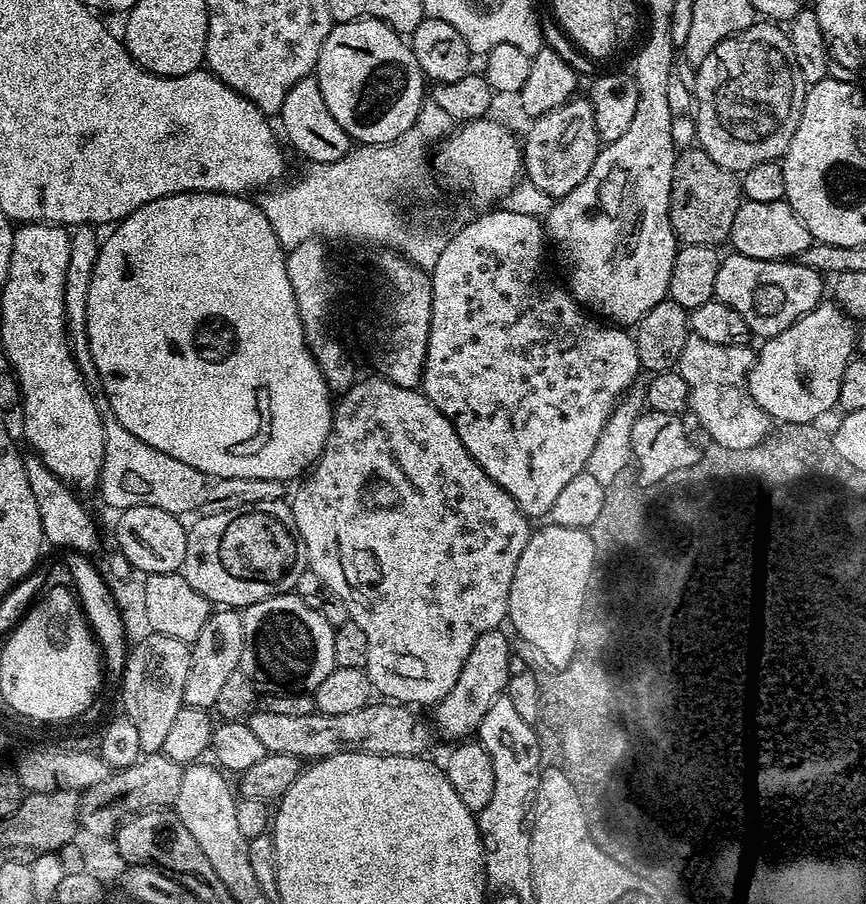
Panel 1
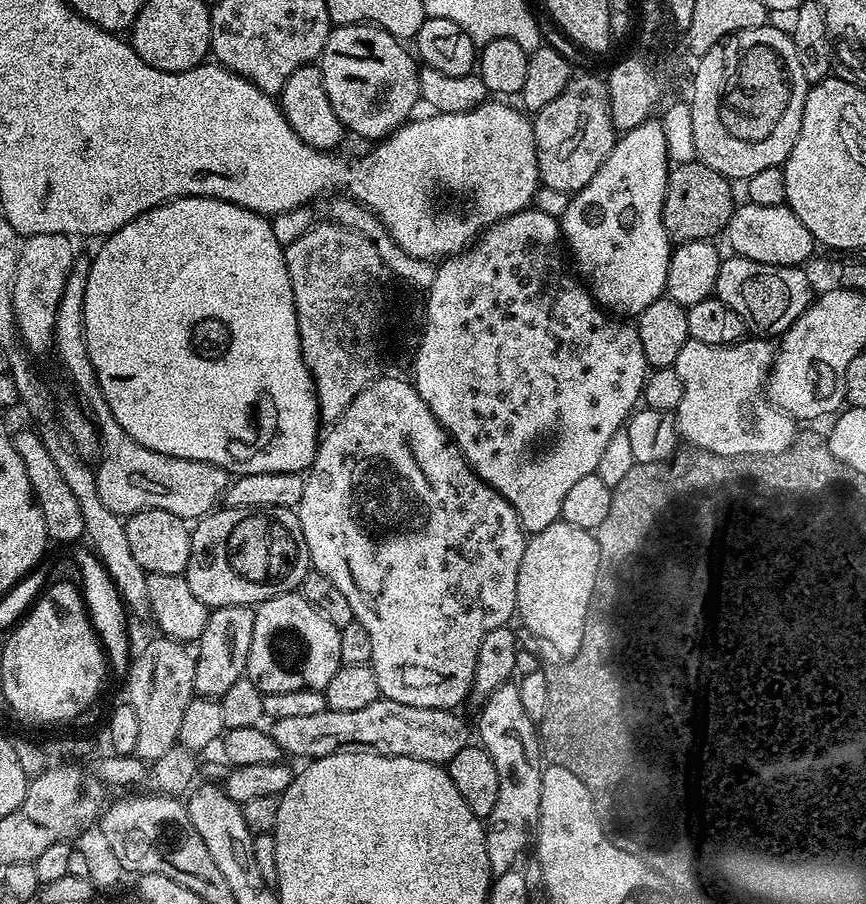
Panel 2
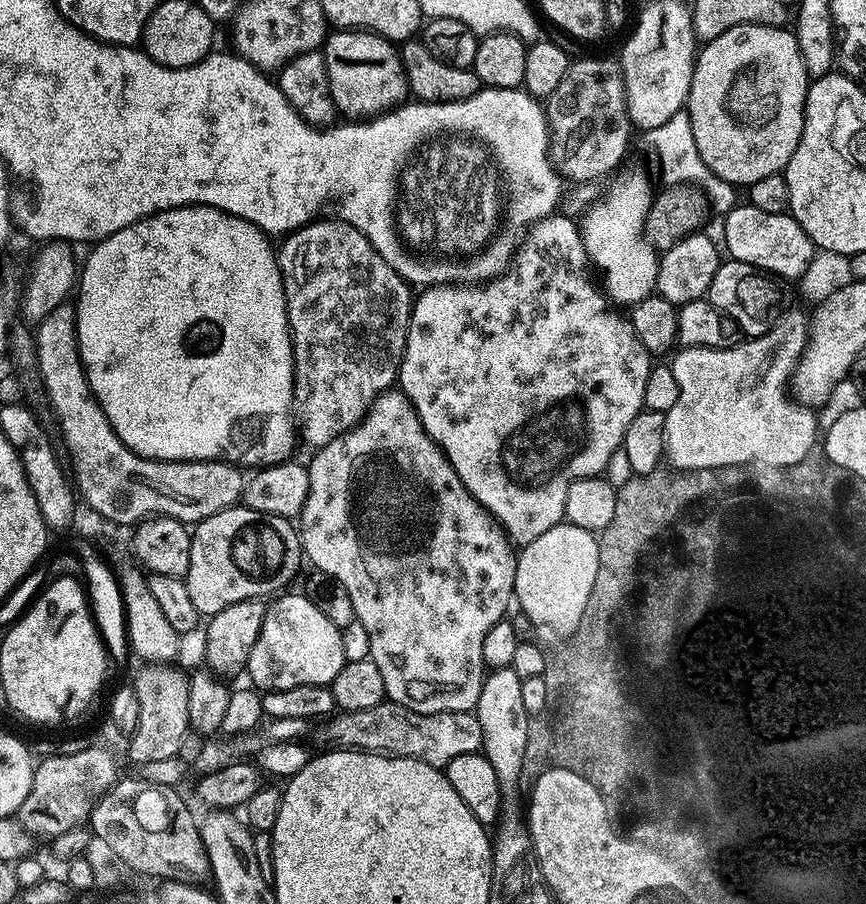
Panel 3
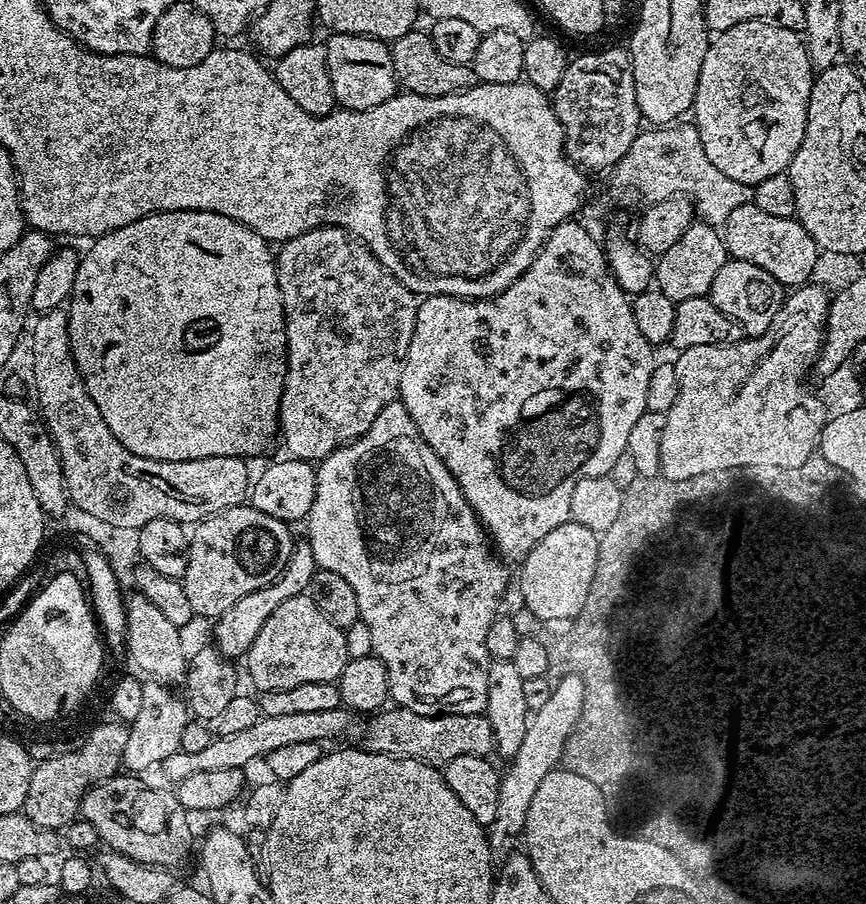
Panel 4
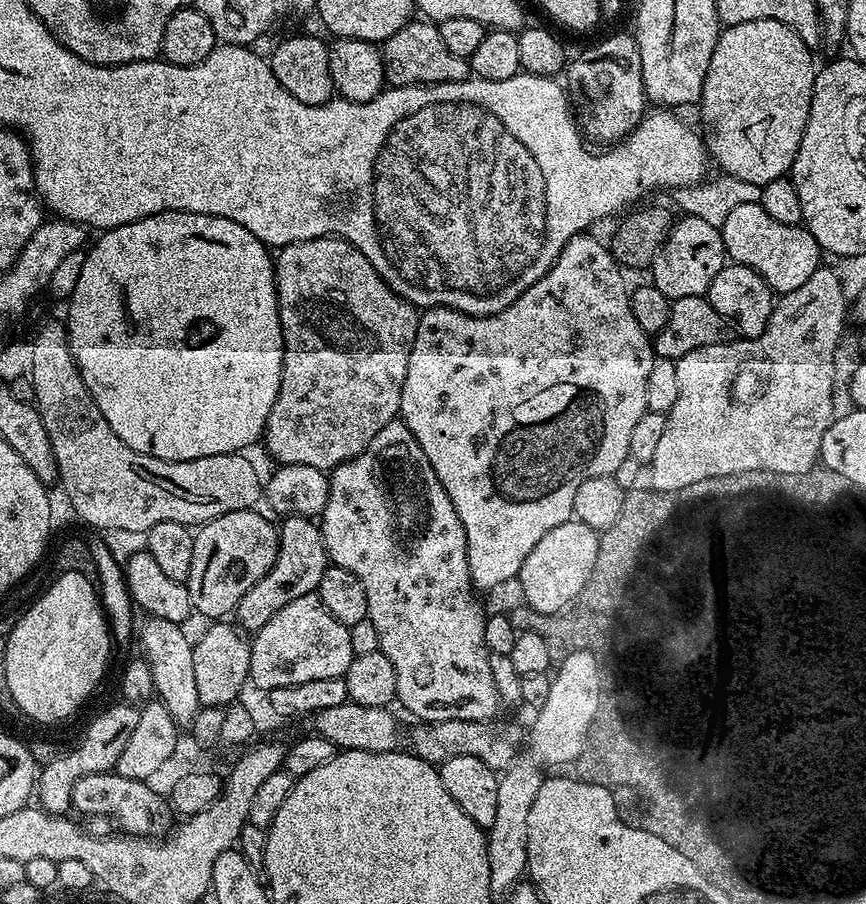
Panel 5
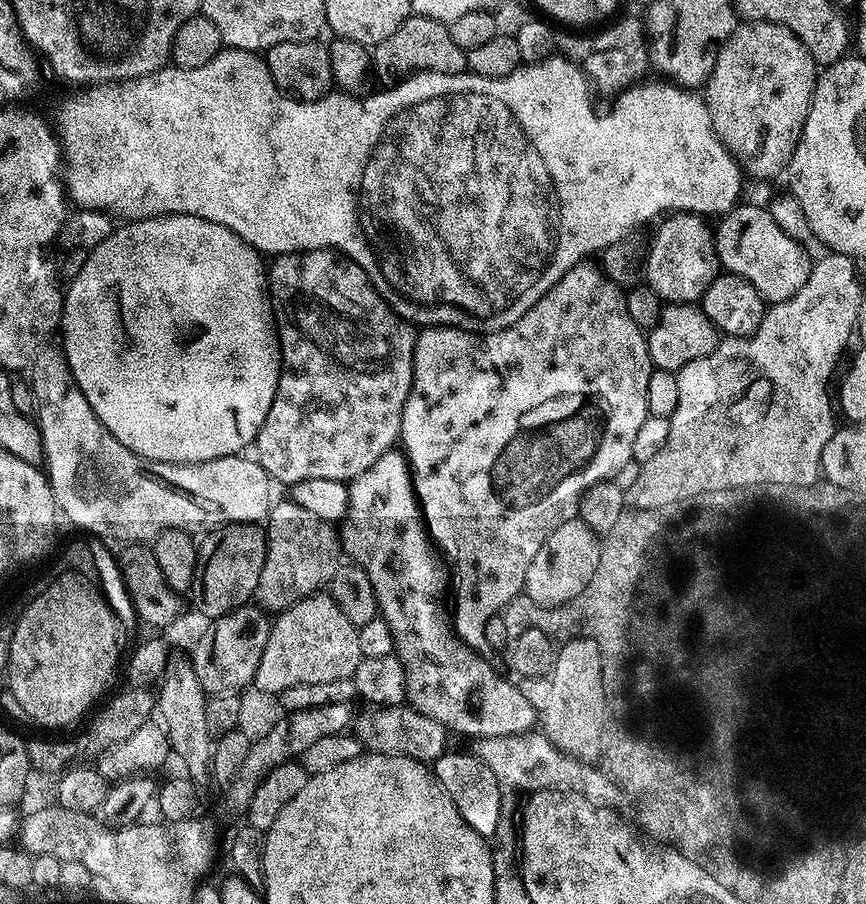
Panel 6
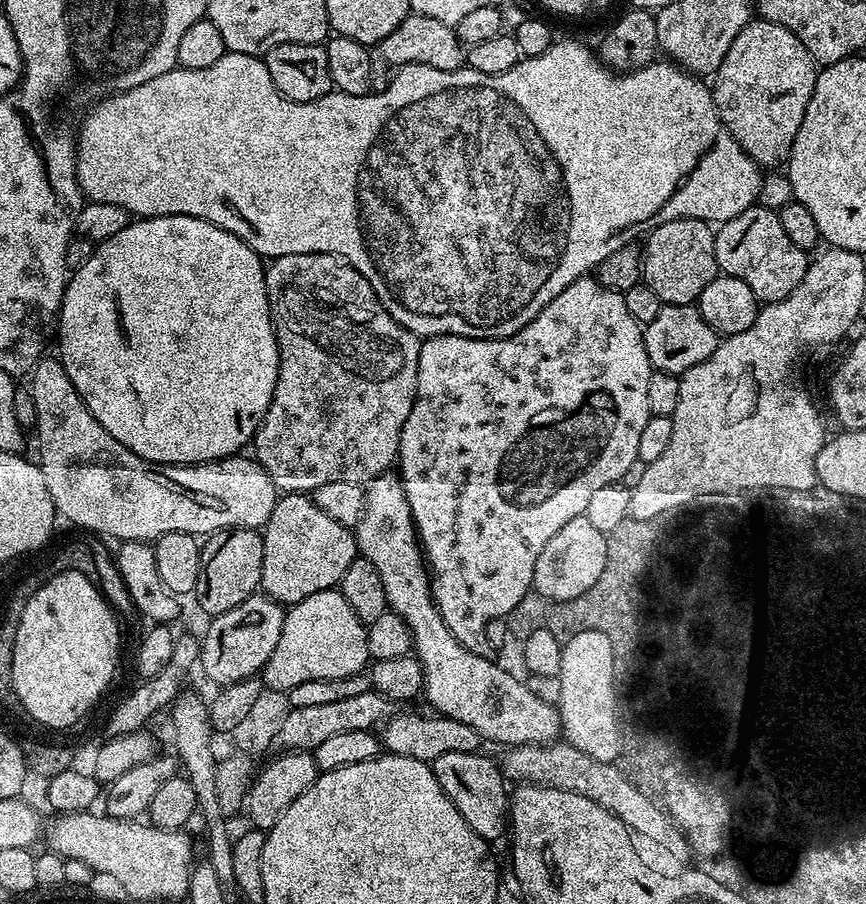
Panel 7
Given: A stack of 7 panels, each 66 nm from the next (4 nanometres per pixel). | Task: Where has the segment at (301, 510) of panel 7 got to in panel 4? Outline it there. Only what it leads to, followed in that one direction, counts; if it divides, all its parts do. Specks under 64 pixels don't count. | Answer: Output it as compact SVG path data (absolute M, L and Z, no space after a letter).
M297 543L293 547L292 558L280 579L262 590L254 590L254 594L246 594L246 598L238 598L238 602L234 602L234 606L230 606L221 616L215 617L214 647L233 662L239 661L239 656L240 659L247 657L250 646L254 646L254 638L258 638L258 630L262 630L262 626L266 626L266 618L270 618L270 614L274 614L274 610L278 610L278 606L282 606L282 602L295 596L305 595L312 587L312 579L317 570L316 559L308 543Z

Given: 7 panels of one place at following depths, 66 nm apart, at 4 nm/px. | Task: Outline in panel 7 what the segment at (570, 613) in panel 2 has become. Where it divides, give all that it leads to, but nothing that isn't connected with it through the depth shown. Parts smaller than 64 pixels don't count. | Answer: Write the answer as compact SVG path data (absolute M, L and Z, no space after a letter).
M583 515L566 522L566 526L562 526L562 530L558 530L558 534L554 534L546 546L542 546L542 554L538 554L532 578L535 595L549 602L561 602L590 591L608 565L607 553L607 535L597 530L590 518Z

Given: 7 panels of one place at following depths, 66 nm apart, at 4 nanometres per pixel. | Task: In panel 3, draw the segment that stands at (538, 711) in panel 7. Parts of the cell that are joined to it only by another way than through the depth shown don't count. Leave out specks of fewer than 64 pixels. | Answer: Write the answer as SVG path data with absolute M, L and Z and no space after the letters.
M399 390L383 392L368 407L362 420L356 423L349 432L343 432L334 442L319 449L315 453L312 464L307 465L310 478L310 494L306 494L306 506L298 517L300 543L304 546L307 563L315 571L330 574L342 586L346 586L346 594L350 594L350 602L354 602L356 619L366 626L366 634L370 634L370 658L374 666L382 673L385 697L391 703L401 704L410 710L418 710L426 714L439 712L471 712L478 702L478 694L486 690L484 684L484 643L490 629L505 619L504 611L514 600L516 590L516 558L517 549L505 531L503 525L491 512L483 507L472 496L470 490L458 476L444 449L432 440L428 431L420 421L419 414L410 398Z

